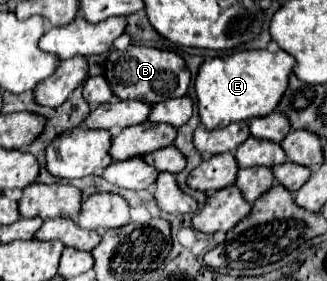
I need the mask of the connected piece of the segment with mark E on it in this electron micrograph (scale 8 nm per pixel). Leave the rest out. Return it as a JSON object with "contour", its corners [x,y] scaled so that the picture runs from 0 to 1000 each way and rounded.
{"contour":[[[740,178],[630,214],[593,292],[618,448],[636,463],[691,456],[709,434],[832,406],[881,320],[881,278],[899,235],[905,214],[869,178]]]}

